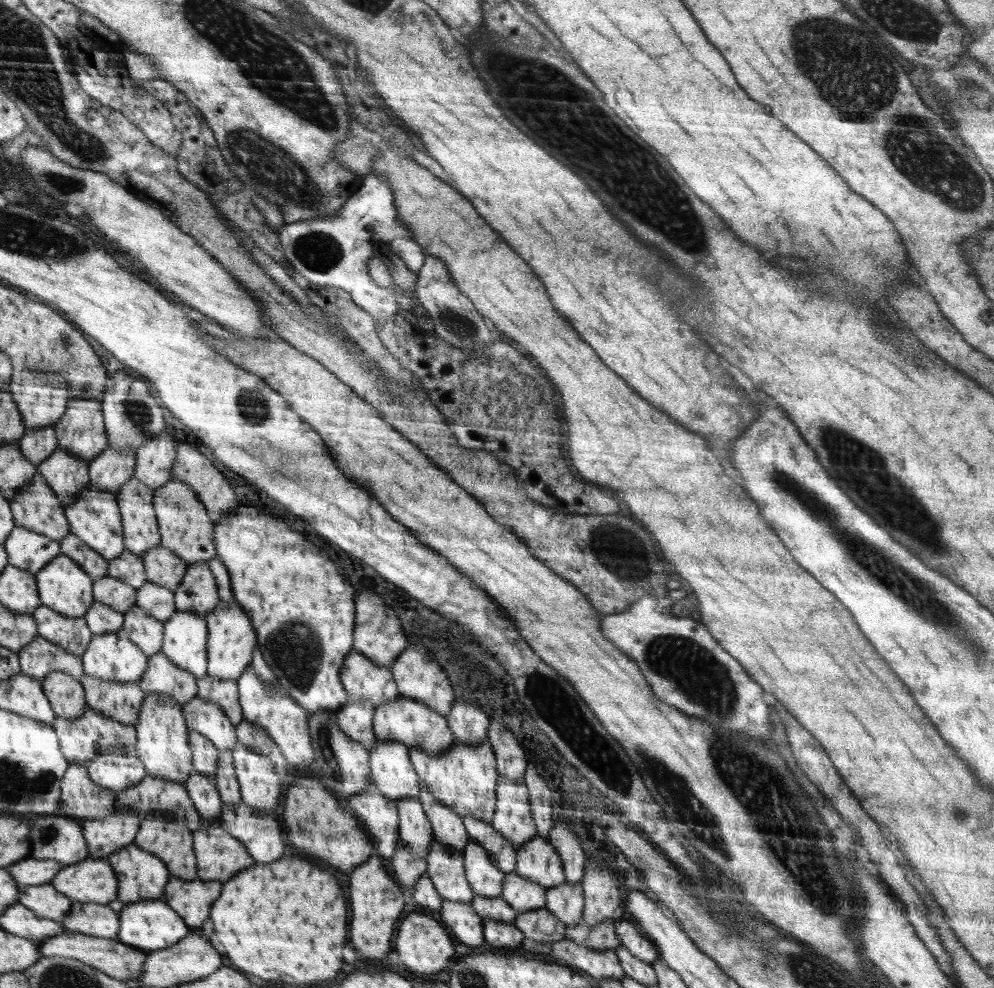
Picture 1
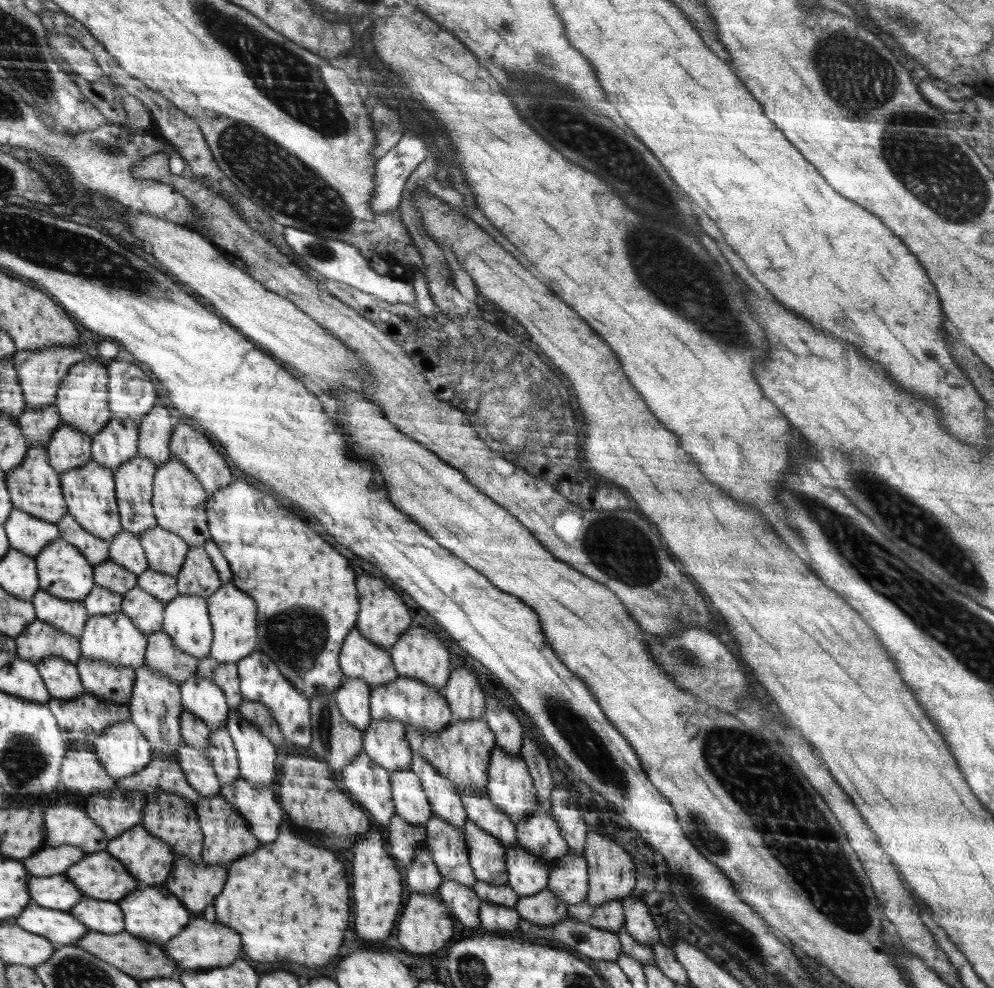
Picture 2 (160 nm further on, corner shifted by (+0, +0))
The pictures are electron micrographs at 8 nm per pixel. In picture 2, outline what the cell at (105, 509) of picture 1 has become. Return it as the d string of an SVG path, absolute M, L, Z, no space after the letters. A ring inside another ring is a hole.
M94 459L75 470L61 472L64 496L67 499L67 512L92 536L104 539L110 544L123 531L118 497L115 492L113 470L99 465Z

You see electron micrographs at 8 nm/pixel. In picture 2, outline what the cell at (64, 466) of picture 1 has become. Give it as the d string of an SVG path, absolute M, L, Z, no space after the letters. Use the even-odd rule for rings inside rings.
M64 422L59 424L46 447L51 467L56 472L75 470L92 459L91 437Z

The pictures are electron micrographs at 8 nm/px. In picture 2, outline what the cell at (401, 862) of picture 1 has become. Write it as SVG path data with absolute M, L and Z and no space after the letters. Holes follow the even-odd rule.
M395 814L388 824L388 842L391 844L391 855L397 862L410 867L416 860L423 844L427 840L424 825L413 825L398 814Z

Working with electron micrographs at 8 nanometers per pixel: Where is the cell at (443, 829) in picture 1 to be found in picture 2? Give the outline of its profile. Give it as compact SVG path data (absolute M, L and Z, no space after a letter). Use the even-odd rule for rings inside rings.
M415 753L414 766L411 769L422 783L421 788L426 794L433 814L448 821L448 824L456 825L456 828L466 827L467 809L452 781L418 753Z

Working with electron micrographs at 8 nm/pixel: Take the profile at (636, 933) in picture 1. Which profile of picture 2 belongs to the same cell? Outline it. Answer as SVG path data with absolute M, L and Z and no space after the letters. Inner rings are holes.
M627 896L622 899L626 913L626 930L639 943L652 946L659 940L658 926L643 900Z

